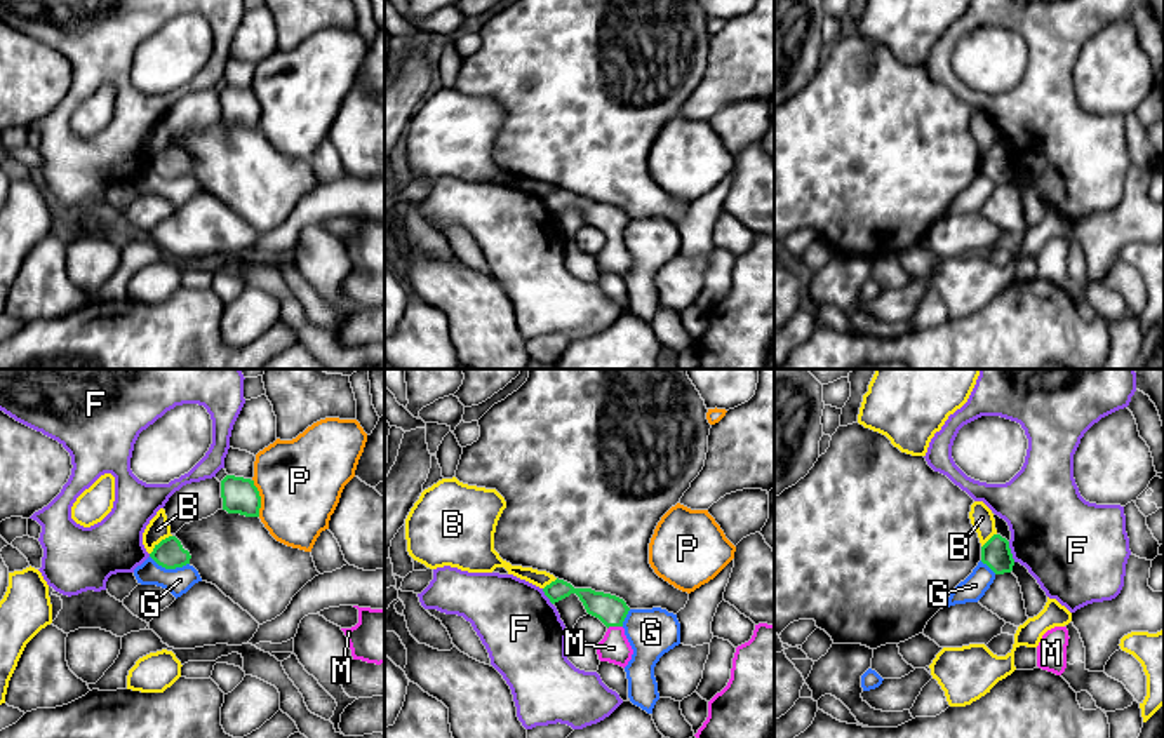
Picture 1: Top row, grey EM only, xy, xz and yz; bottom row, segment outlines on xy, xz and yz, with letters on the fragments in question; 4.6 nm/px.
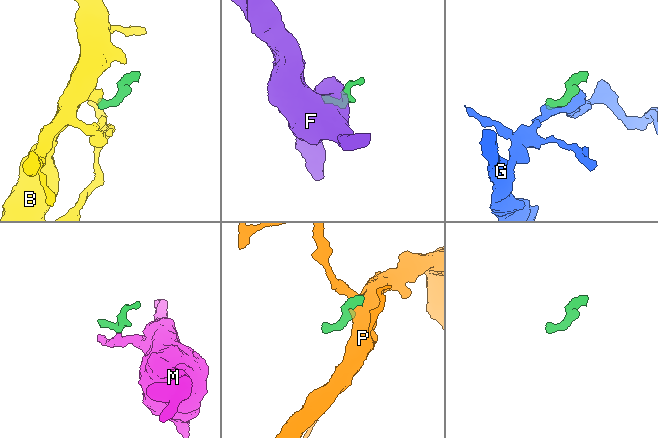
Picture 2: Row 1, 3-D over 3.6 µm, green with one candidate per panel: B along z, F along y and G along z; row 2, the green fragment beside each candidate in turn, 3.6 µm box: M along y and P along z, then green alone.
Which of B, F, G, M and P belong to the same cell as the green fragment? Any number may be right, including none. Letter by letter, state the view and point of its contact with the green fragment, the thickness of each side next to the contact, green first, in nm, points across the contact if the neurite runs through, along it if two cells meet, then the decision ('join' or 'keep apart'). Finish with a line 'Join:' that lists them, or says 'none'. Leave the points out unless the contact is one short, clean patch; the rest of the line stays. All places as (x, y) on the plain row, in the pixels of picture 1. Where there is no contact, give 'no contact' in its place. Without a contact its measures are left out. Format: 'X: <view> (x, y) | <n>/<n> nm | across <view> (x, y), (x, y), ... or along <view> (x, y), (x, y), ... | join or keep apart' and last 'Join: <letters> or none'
B: xy (159, 154) | 140/100 nm | along xy (171, 145), (150, 164) | keep apart
F: yz (1010, 162) | 140/420 nm | along yz (1008, 152), (1015, 171) | keep apart
G: xy (169, 178) | 140/120 nm | keep apart
M: xz (615, 235) | 140/140 nm | join
P: xy (260, 108) | 160/400 nm | keep apart
Join: M

